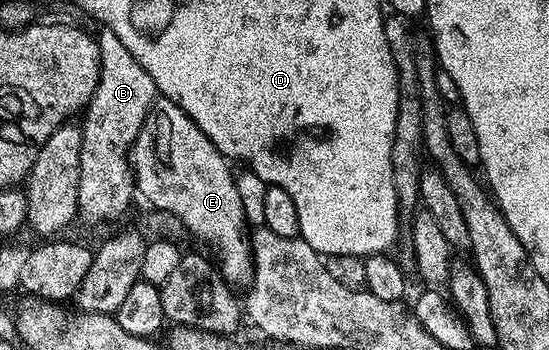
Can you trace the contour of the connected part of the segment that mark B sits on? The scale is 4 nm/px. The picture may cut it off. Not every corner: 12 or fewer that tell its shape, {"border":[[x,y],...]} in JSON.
{"border":[[130,53],[101,54],[83,110],[78,218],[135,197],[125,141],[158,96]]}

